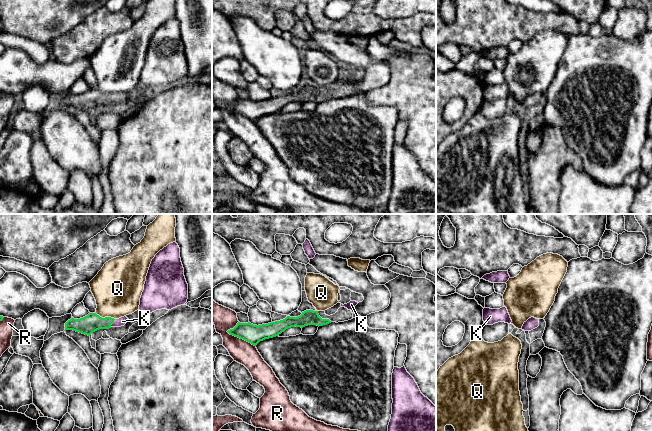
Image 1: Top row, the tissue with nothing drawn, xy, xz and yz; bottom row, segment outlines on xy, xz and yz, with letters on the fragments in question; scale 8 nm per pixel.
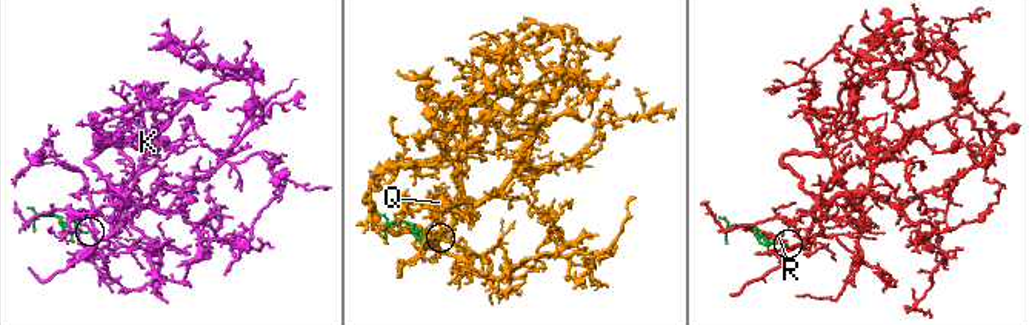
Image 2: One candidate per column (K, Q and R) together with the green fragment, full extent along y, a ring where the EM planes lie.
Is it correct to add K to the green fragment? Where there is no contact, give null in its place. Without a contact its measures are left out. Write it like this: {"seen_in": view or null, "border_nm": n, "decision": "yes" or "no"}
{"seen_in": "xy", "border_nm": 80, "decision": "yes"}

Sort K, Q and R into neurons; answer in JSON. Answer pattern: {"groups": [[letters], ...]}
{"groups": [["K"], ["Q"], ["R"]]}

